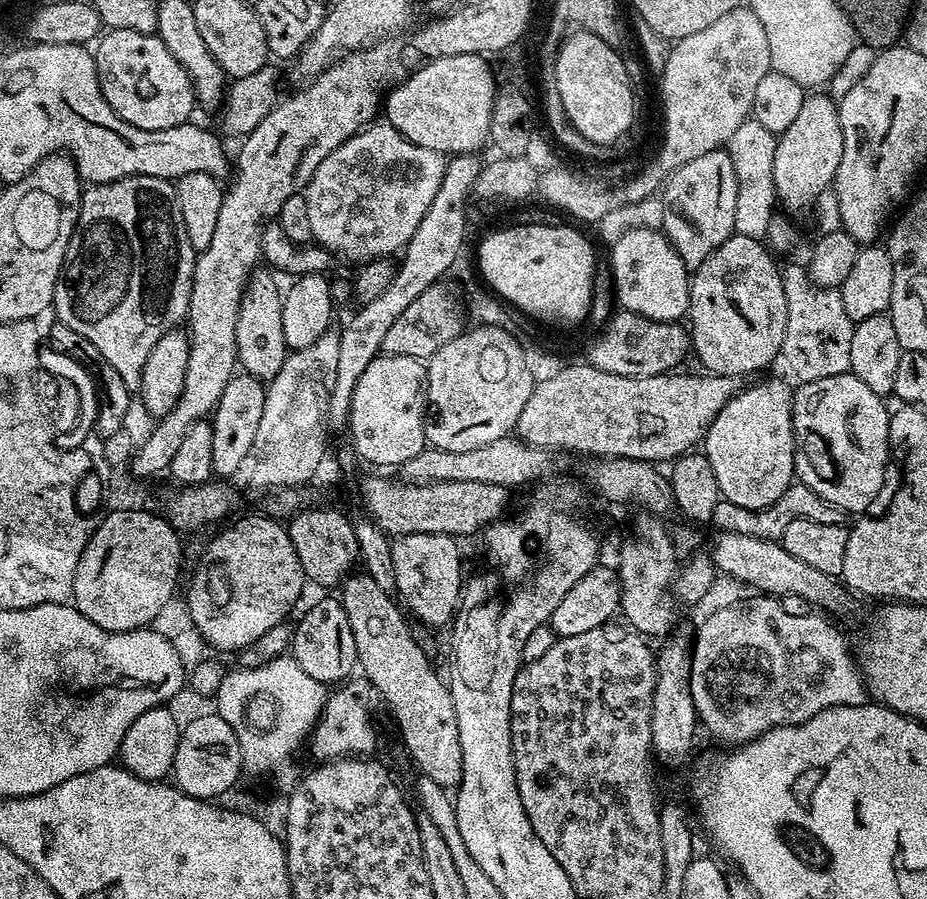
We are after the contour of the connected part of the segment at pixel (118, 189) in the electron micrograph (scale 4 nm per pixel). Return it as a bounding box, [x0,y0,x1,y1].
[52,176,197,393]

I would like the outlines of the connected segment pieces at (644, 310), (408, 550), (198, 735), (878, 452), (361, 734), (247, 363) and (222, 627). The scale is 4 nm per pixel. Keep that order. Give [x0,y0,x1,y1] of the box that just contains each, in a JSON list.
[[610,228,690,322],[392,532,462,625],[173,714,242,802],[792,371,890,514],[310,674,376,762],[236,271,289,382],[186,514,306,653]]

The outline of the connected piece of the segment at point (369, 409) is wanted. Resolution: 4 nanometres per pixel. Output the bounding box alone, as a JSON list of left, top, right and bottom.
[347,354,427,466]

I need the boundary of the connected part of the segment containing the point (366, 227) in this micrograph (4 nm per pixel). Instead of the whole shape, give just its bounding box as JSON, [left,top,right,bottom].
[302,122,447,262]

